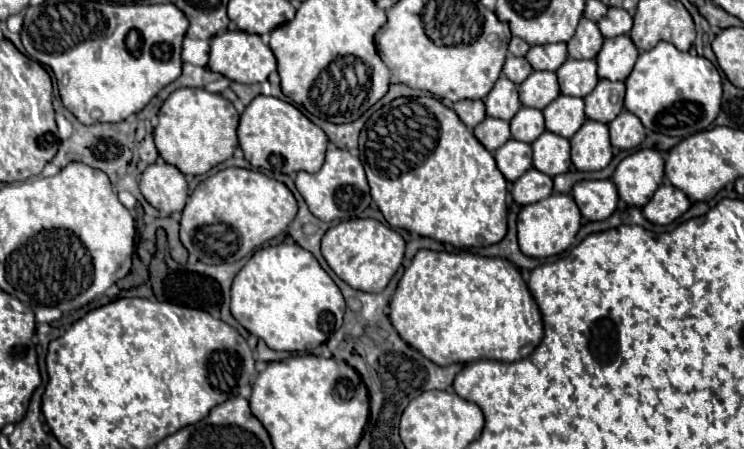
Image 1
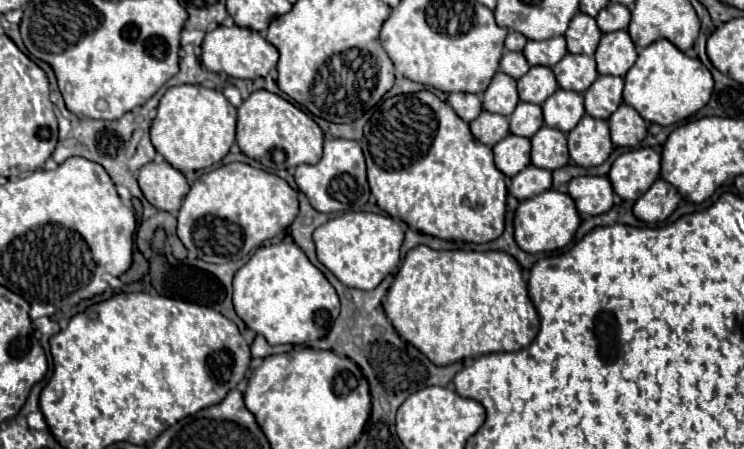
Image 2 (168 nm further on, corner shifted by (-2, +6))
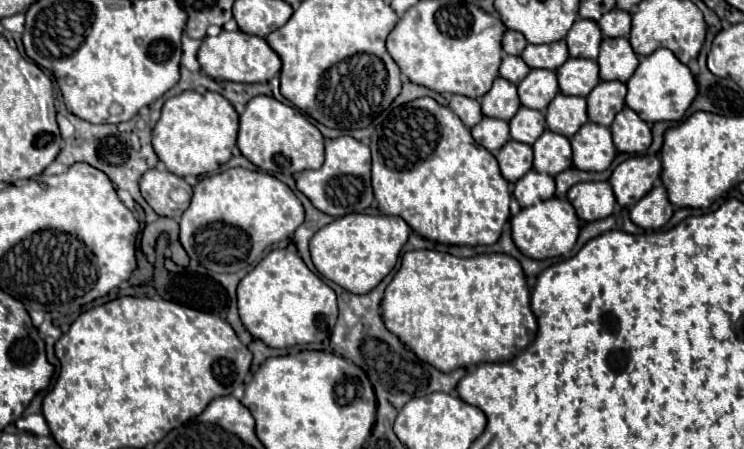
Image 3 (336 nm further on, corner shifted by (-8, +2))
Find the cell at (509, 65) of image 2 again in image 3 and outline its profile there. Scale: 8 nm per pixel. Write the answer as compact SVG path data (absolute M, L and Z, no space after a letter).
M504 55L502 63L500 63L500 77L512 81L512 83L520 83L526 75L528 75L530 67L522 61L522 57L512 57L512 55Z

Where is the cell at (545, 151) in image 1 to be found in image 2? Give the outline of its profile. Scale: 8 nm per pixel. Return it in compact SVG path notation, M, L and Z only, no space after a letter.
M544 125L530 141L532 141L532 163L536 167L554 171L570 163L566 135L562 131Z

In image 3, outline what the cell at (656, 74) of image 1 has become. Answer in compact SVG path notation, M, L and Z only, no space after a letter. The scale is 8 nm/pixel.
M658 49L656 53L642 57L638 69L628 79L626 85L628 85L626 105L630 109L636 109L636 113L640 113L640 117L644 117L644 121L648 121L648 123L680 121L698 93L694 75L690 73L690 69L684 63L680 63L674 57L674 53L670 49Z

